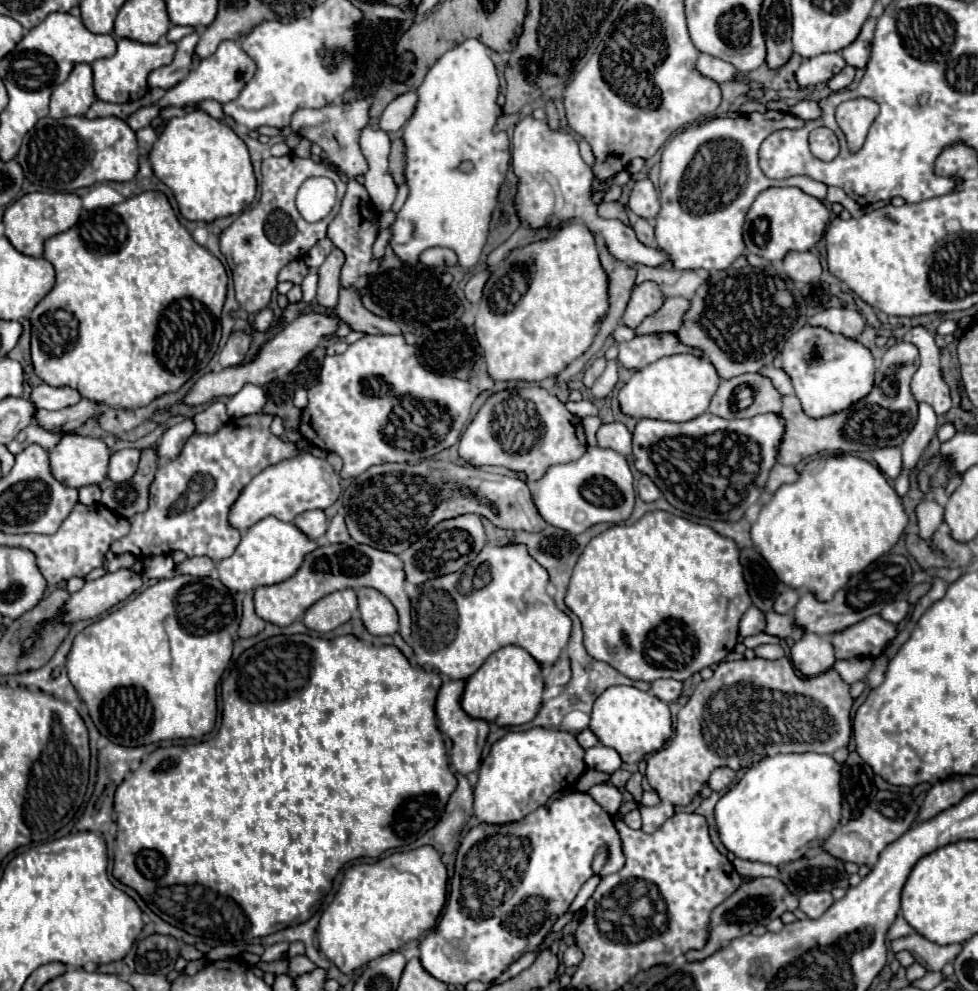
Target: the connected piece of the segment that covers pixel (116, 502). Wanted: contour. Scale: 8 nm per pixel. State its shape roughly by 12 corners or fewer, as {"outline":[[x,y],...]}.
{"outline":[[156,448],[142,450],[130,482],[112,484],[102,504],[132,518],[148,508]]}

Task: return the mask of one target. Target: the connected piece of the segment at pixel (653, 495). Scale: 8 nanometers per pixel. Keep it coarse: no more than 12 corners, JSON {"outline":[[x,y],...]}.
{"outline":[[648,476],[640,478],[636,490],[644,502],[660,498],[660,490]]}

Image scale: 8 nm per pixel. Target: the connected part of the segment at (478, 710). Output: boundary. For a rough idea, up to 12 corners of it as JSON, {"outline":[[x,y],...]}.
{"outline":[[504,646],[468,678],[474,718],[520,726],[538,714],[542,666]]}

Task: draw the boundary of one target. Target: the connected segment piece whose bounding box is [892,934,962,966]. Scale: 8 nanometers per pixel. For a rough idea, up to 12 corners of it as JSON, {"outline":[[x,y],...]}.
{"outline":[[920,934],[894,940],[894,952],[908,950],[916,962],[952,962],[962,944],[940,946]]}

